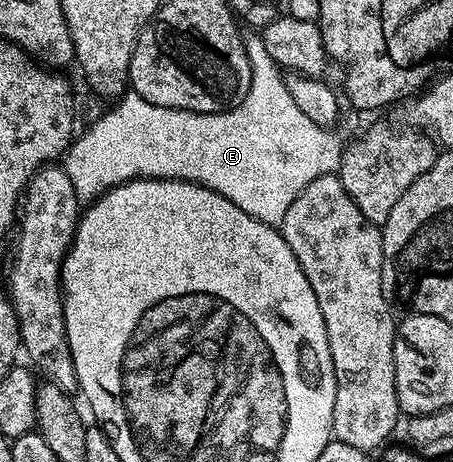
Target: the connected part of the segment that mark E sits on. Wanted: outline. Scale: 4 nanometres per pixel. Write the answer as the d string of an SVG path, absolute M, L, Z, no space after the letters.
M247 27L242 30L242 35L247 58L251 60L251 82L245 99L241 99L241 103L237 107L233 107L227 113L186 113L180 109L157 107L153 103L141 99L141 95L137 95L134 91L127 91L112 104L116 105L108 113L101 114L83 134L80 132L72 140L71 144L67 146L67 152L61 158L61 168L69 175L69 179L73 183L73 191L79 196L80 202L90 203L115 185L123 185L126 181L138 181L140 179L193 181L196 185L203 185L206 189L217 191L217 195L221 195L225 199L229 199L229 203L241 207L241 211L245 211L245 215L249 215L266 225L279 227L282 226L285 219L285 211L289 211L289 207L293 207L293 199L297 199L297 195L301 195L301 191L305 191L305 187L309 187L309 183L313 183L313 179L317 179L323 173L335 173L338 170L341 156L338 139L324 126L313 123L313 119L309 119L309 115L305 115L301 112L301 107L297 107L293 95L289 95L287 84L279 66L269 55L269 51L265 51L262 32Z

